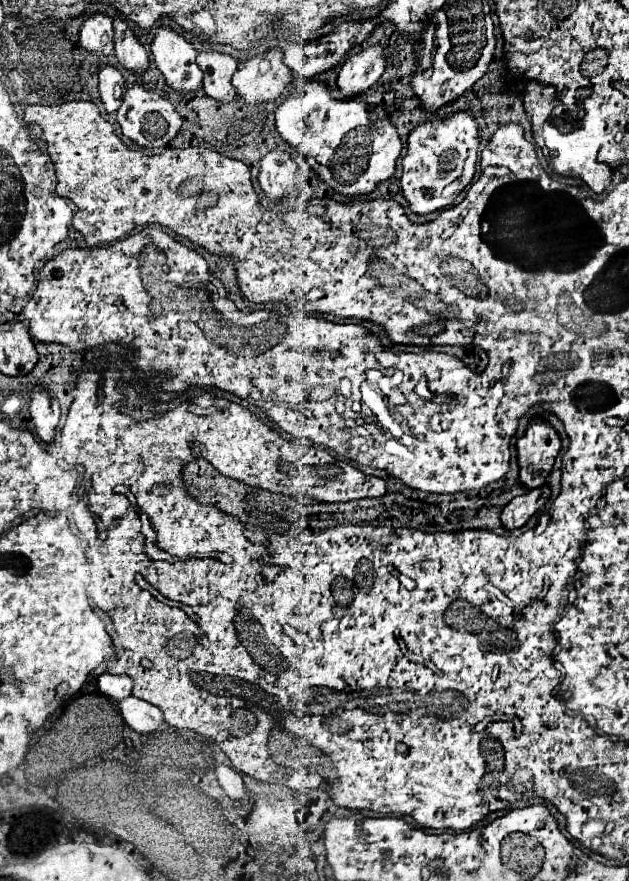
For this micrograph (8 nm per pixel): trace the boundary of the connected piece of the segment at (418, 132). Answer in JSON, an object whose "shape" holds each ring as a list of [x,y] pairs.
{"shape":[[[459,111],[447,119],[435,119],[419,125],[415,131],[411,131],[407,139],[407,153],[403,157],[403,177],[401,177],[401,191],[407,199],[411,211],[415,215],[427,215],[433,211],[441,211],[445,207],[451,207],[455,197],[465,191],[465,187],[471,183],[475,175],[475,163],[477,163],[477,123],[471,115],[471,111]]]}

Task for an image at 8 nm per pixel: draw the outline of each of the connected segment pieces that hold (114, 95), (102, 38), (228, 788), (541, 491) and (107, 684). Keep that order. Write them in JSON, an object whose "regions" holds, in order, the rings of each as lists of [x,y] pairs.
{"regions":[[[[107,65],[99,71],[99,93],[107,113],[115,113],[121,107],[121,101],[125,95],[123,87],[125,87],[125,81],[115,67]]],[[[103,13],[87,17],[83,21],[79,37],[81,45],[89,53],[103,53],[103,55],[113,53],[113,25],[111,19]]],[[[217,765],[215,767],[215,775],[217,775],[217,781],[221,783],[221,787],[225,789],[225,793],[231,799],[241,799],[245,795],[245,783],[243,783],[241,775],[235,773],[231,767]]],[[[545,485],[545,487],[533,489],[533,491],[527,491],[527,493],[515,497],[501,511],[501,523],[503,523],[503,527],[509,529],[509,531],[523,527],[531,519],[531,515],[549,501],[549,495],[551,495],[551,491]]],[[[105,673],[105,675],[99,677],[97,683],[99,683],[99,691],[103,695],[115,699],[115,701],[121,701],[121,699],[129,697],[131,691],[133,691],[133,681],[127,675],[109,675],[109,673]]]]}

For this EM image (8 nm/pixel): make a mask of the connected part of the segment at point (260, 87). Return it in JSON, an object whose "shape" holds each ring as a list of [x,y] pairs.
{"shape":[[[279,49],[249,59],[233,77],[233,87],[247,105],[271,103],[283,97],[291,83],[291,69],[283,63],[283,53]]]}

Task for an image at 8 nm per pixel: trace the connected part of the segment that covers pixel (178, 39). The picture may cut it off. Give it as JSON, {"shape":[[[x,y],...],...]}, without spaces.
{"shape":[[[161,27],[151,43],[151,53],[165,83],[177,93],[191,93],[201,87],[201,69],[195,63],[195,47],[169,27]]]}

